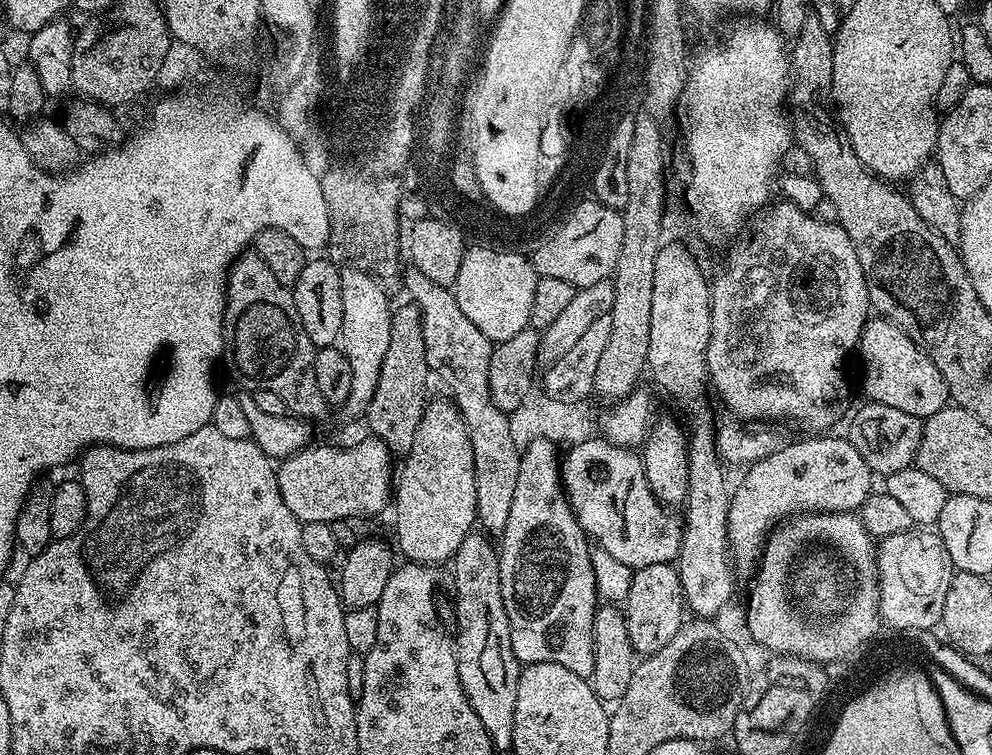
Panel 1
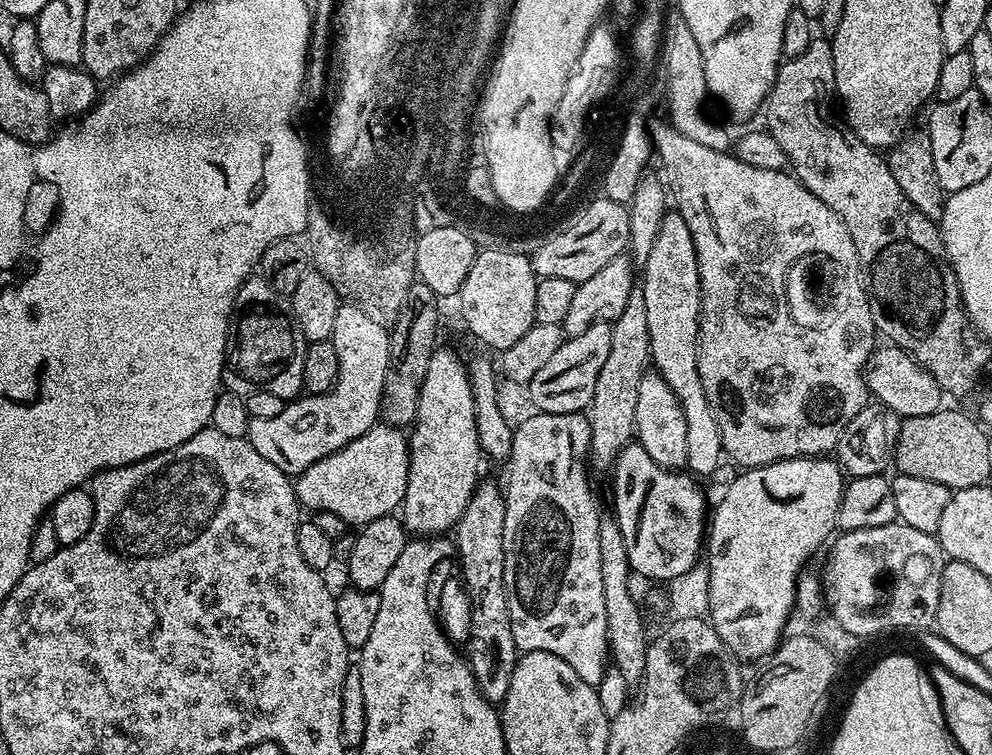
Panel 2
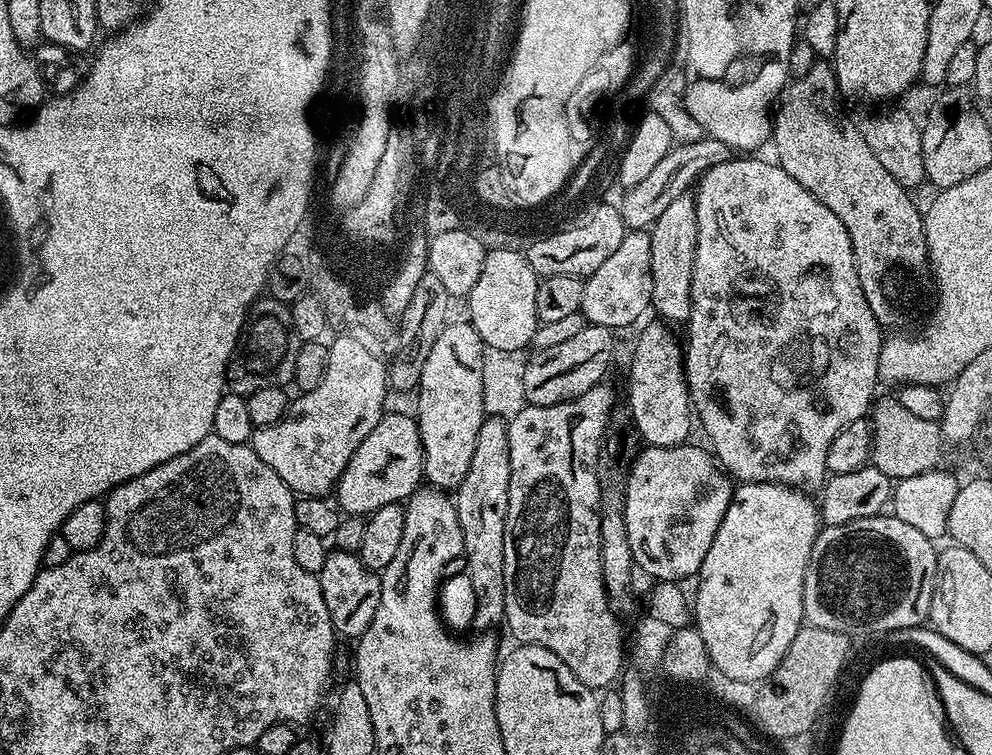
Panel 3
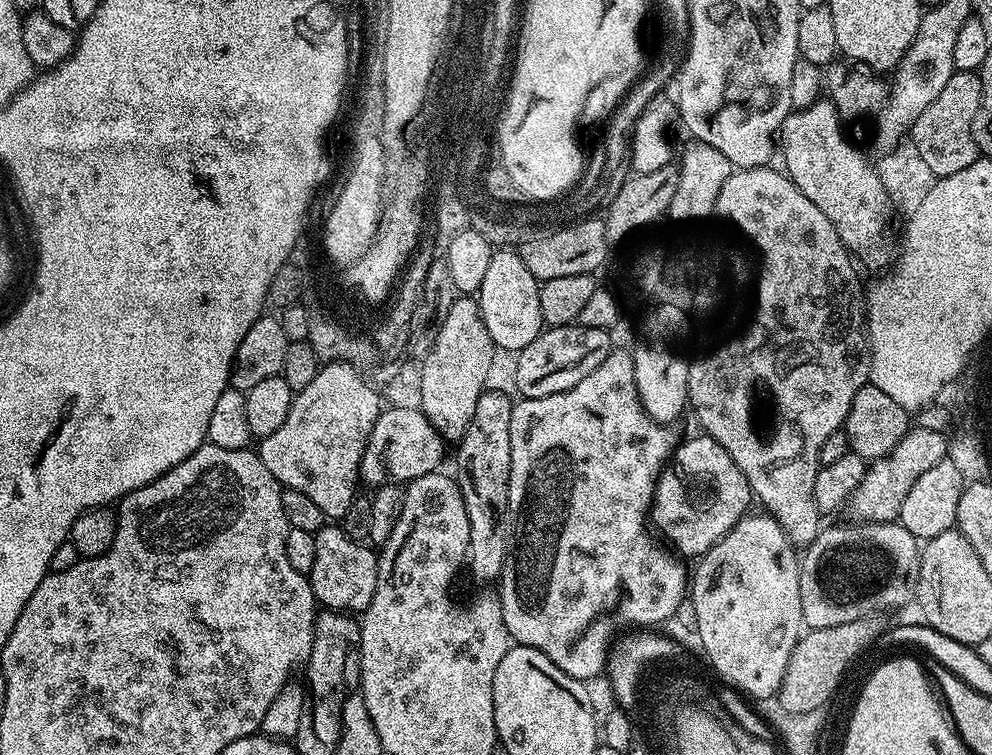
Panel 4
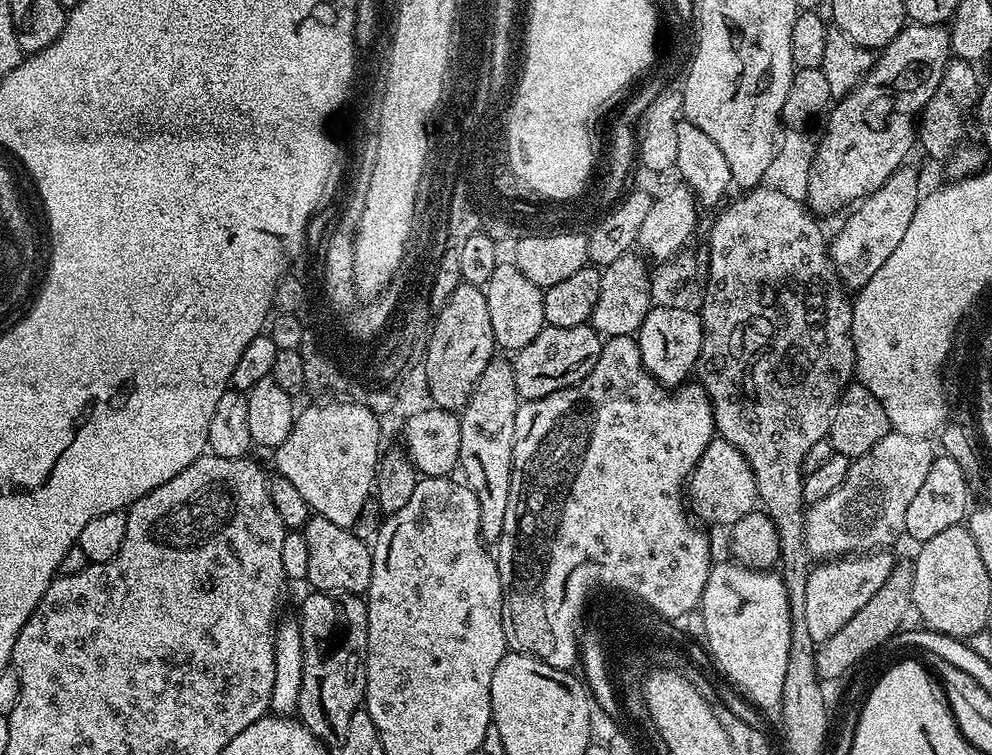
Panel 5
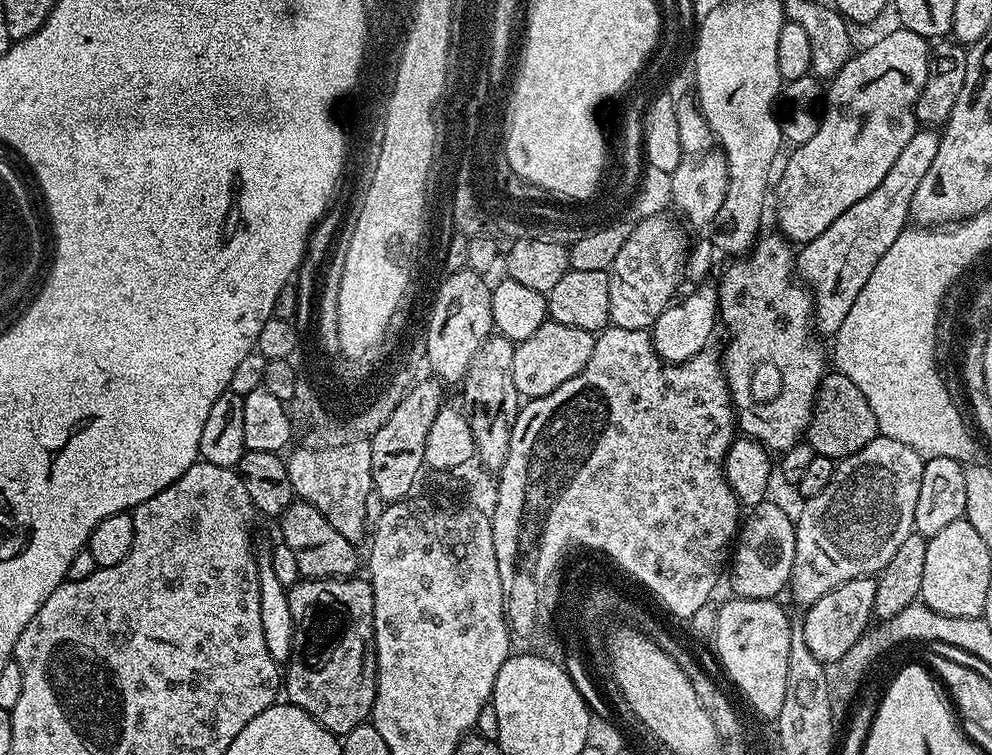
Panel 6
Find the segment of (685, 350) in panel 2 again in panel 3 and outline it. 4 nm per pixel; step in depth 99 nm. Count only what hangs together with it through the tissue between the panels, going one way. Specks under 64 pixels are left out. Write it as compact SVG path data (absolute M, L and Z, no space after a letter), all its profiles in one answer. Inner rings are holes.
M685 194L674 198L670 206L652 223L650 242L650 278L653 279L651 307L661 321L669 325L683 325L690 314L690 286L694 270L694 250L698 242L698 214L696 201Z

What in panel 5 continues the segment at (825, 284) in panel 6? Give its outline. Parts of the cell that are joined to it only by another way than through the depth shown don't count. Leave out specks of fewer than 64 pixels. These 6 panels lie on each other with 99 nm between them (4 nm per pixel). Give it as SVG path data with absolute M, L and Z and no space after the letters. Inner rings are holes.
M901 170L847 213L849 216L837 230L836 237L831 237L828 254L836 268L837 277L849 289L859 290L866 286L866 282L878 274L878 266L882 266L882 262L894 254L898 242L902 242L902 234L906 234L906 226L910 226L910 218L914 218L914 210L920 204L921 195L919 178L911 176L907 170Z

